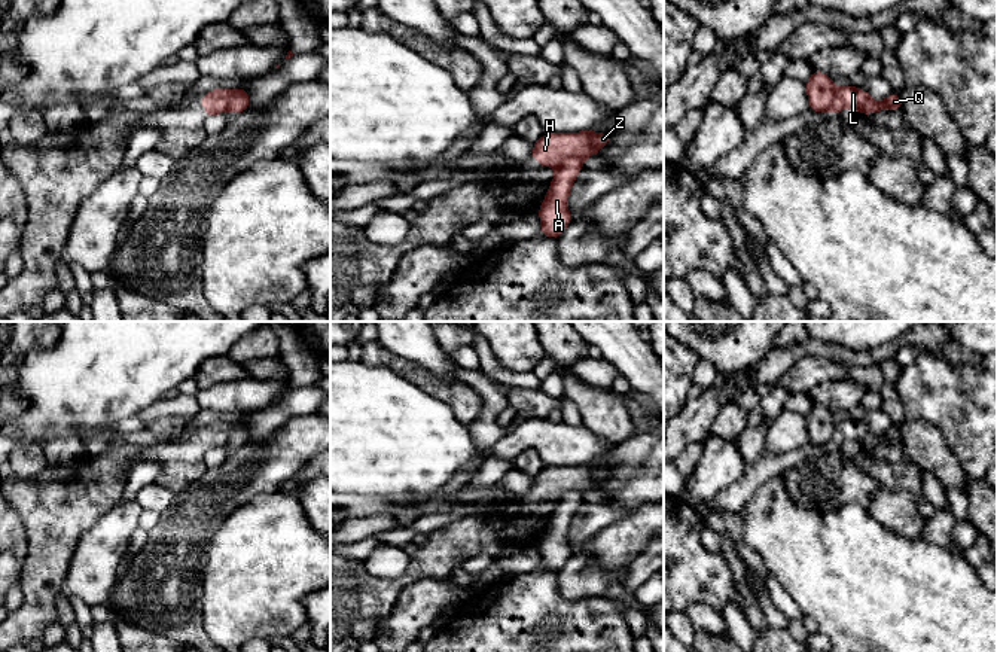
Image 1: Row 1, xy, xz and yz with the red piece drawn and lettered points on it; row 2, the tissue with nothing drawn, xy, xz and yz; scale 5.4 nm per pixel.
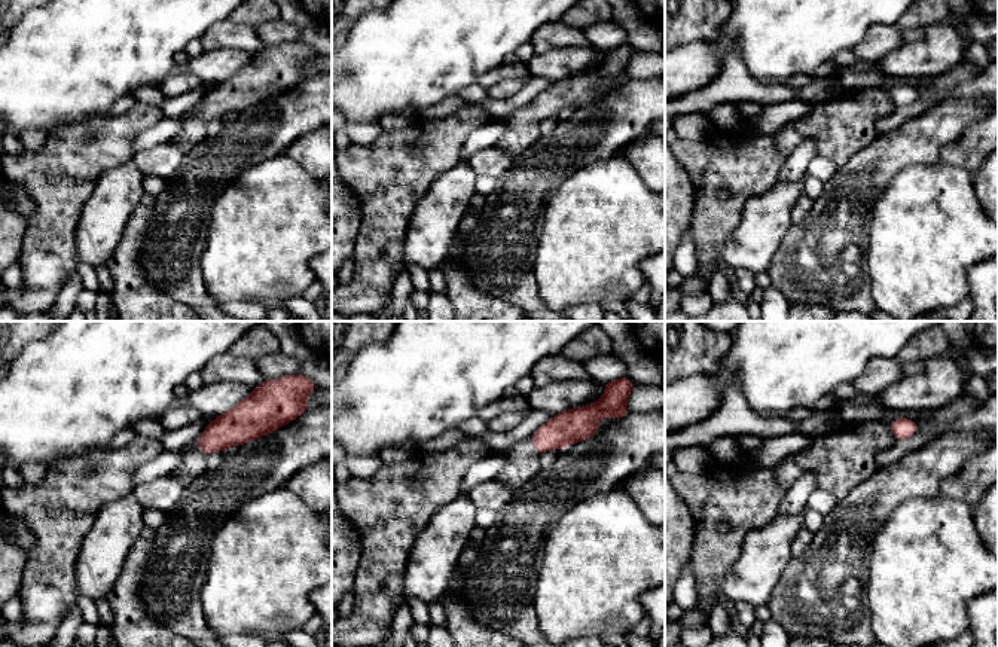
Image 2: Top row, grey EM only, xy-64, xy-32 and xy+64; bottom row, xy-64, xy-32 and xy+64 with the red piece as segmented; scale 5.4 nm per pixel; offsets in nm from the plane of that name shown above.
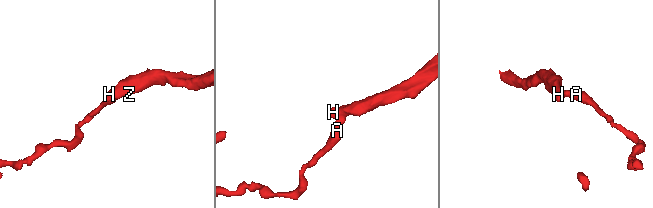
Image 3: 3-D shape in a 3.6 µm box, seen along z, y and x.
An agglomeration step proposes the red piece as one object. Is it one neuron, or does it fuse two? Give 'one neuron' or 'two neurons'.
two neurons

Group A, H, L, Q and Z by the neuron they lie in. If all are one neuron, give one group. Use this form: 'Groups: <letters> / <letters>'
Groups: A L Q / H Z

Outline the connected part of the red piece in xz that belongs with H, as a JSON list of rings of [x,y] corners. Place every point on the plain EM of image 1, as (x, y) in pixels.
[[[548,466],[533,476],[531,491],[545,500],[558,500],[564,493],[585,493],[610,478],[609,466]]]

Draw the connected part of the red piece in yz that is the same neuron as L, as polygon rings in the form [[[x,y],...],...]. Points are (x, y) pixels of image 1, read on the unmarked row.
[[[850,418],[836,424],[835,435],[829,447],[839,448],[845,441],[854,441],[863,450],[868,450],[878,444],[903,445],[903,436],[897,426],[893,424],[884,435],[875,435],[863,421]]]

